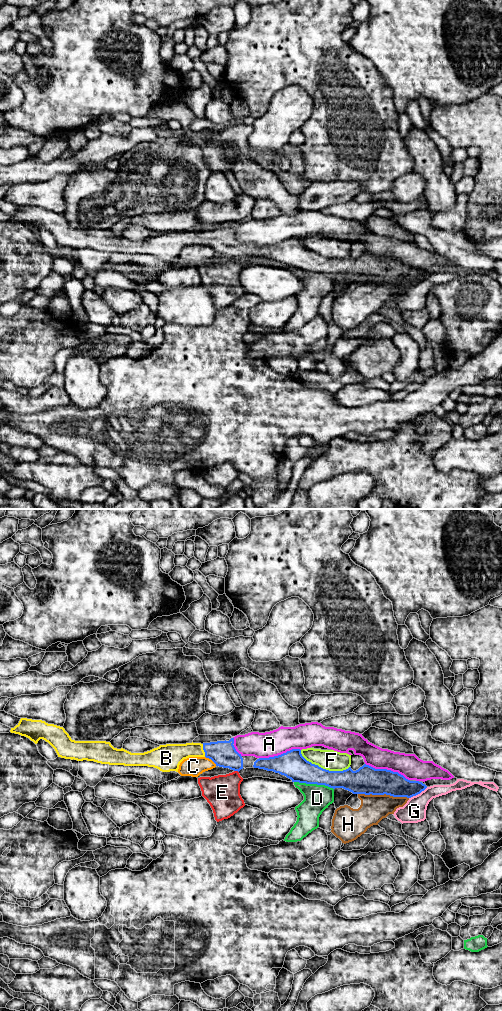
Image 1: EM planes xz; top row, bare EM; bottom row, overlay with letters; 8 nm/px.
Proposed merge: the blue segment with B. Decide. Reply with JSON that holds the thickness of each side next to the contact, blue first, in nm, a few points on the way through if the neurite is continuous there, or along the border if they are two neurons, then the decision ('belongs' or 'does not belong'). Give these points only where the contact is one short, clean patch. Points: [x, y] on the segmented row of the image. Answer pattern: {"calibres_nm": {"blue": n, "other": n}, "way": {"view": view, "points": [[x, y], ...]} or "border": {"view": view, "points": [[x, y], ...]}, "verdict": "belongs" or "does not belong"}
{"calibres_nm": {"blue": 200, "other": 180}, "way": {"view": "xz", "points": [[223, 753], [203, 749], [186, 750], [173, 754]]}, "verdict": "belongs"}

